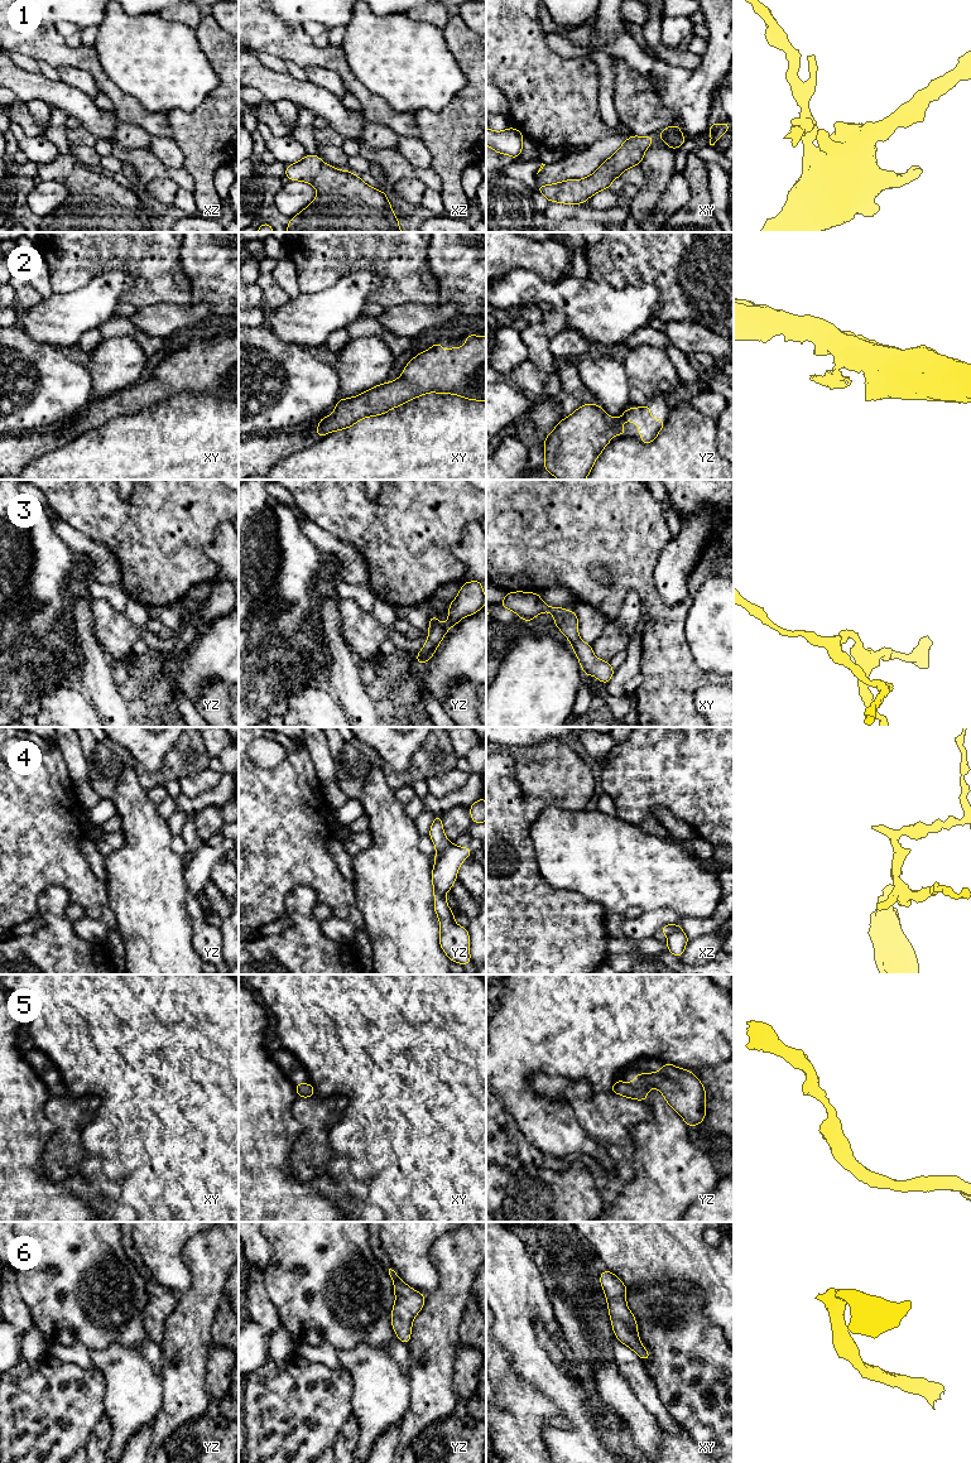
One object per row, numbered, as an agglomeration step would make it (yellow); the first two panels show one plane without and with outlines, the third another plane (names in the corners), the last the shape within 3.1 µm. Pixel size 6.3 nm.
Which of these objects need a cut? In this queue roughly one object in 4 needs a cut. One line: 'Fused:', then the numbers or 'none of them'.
Fused: 4

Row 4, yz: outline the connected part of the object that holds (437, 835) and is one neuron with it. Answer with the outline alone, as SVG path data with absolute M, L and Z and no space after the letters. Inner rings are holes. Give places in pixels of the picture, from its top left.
M436 815L428 834L436 847L436 857L439 856L451 842L444 834L441 815Z

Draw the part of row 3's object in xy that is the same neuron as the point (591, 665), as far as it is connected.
M521 591L508 592L499 605L514 611L521 620L528 622L532 622L542 612L551 612L554 617L553 625L569 640L585 675L593 675L604 684L610 682L615 670L610 661L597 659L592 646L580 639L578 619L575 611L567 611L564 607L551 607L542 601L539 593Z

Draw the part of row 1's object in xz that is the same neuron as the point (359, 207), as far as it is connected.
M307 154L302 160L287 165L285 177L317 188L311 204L290 218L287 232L402 232L385 192L366 184L350 170L323 163L318 155Z

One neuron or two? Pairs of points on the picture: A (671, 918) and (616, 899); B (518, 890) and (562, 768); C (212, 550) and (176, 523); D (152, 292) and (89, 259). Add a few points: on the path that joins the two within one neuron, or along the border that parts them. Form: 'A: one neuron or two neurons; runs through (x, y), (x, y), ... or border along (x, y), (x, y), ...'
A: two neurons; border along (644, 910), (673, 909), (679, 914)
B: one neuron; runs through (522, 860), (520, 809), (532, 798)
C: two neurons; border along (224, 521), (205, 549), (207, 561)
D: one neuron; runs through (142, 274), (126, 259), (106, 259)

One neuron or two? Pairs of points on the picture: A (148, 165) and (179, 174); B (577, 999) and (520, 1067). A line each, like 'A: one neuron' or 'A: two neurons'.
A: one neuron
B: one neuron

